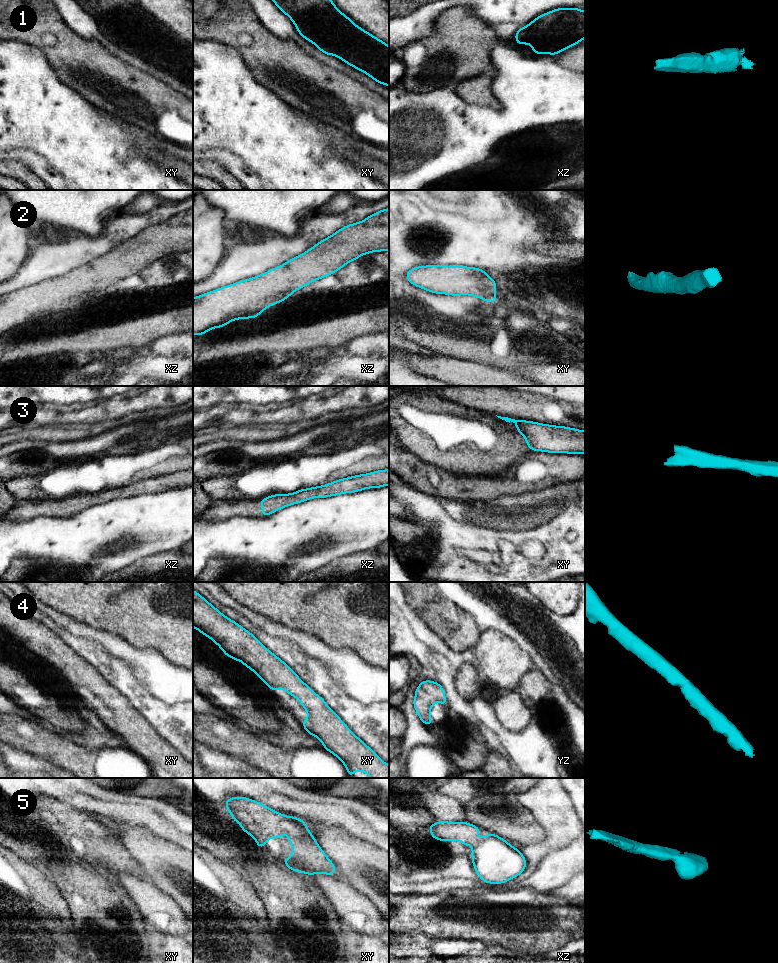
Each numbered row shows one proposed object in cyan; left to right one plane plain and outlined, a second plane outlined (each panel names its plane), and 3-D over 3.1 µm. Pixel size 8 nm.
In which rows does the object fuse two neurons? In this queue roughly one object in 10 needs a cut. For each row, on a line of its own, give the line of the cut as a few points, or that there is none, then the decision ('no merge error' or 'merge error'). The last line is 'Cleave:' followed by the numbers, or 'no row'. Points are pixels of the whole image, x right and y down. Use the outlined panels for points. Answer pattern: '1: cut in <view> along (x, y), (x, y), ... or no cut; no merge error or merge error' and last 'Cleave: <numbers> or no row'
1: no cut; no merge error
2: no cut; no merge error
3: no cut; no merge error
4: no cut; no merge error
5: no cut; no merge error
Cleave: no row

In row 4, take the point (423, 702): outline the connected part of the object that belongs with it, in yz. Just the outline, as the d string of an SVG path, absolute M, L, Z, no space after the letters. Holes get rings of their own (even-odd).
M431 680L421 681L415 690L413 706L418 717L425 725L433 724L433 720L430 718L430 710L436 701L443 706L448 704L444 688L439 683Z

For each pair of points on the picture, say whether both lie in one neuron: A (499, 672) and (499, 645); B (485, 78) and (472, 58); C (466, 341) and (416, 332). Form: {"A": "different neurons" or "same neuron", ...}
{"A": "same neuron", "B": "different neurons", "C": "same neuron"}

